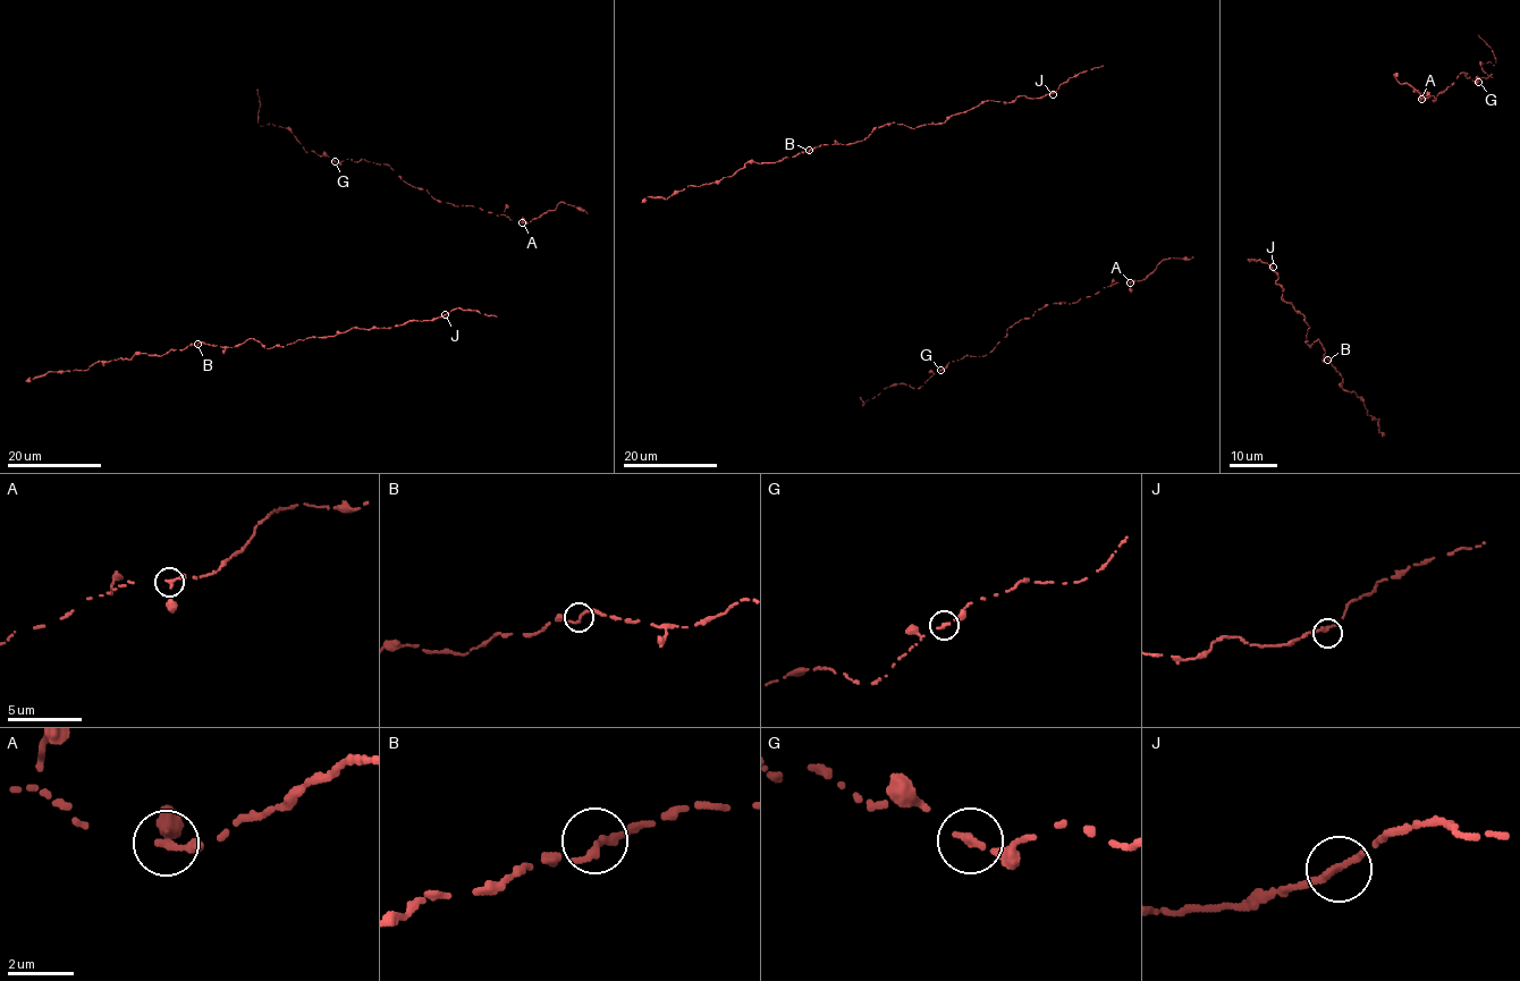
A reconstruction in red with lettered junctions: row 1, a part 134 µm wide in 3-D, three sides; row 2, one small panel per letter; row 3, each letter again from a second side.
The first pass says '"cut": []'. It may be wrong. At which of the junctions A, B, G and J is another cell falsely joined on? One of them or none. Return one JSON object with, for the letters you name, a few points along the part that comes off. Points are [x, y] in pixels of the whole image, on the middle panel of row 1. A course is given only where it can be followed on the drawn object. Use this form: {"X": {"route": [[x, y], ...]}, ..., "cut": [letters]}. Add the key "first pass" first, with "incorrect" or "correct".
{"first pass": "correct", "cut": []}

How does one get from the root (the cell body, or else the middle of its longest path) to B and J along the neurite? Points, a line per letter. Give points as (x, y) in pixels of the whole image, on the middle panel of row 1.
B: (919, 127), (891, 123), (874, 129), (860, 141), (820, 144), (809, 150)
J: (919, 127), (943, 123), (985, 101), (1007, 103), (1020, 95), (1041, 99), (1053, 94)

